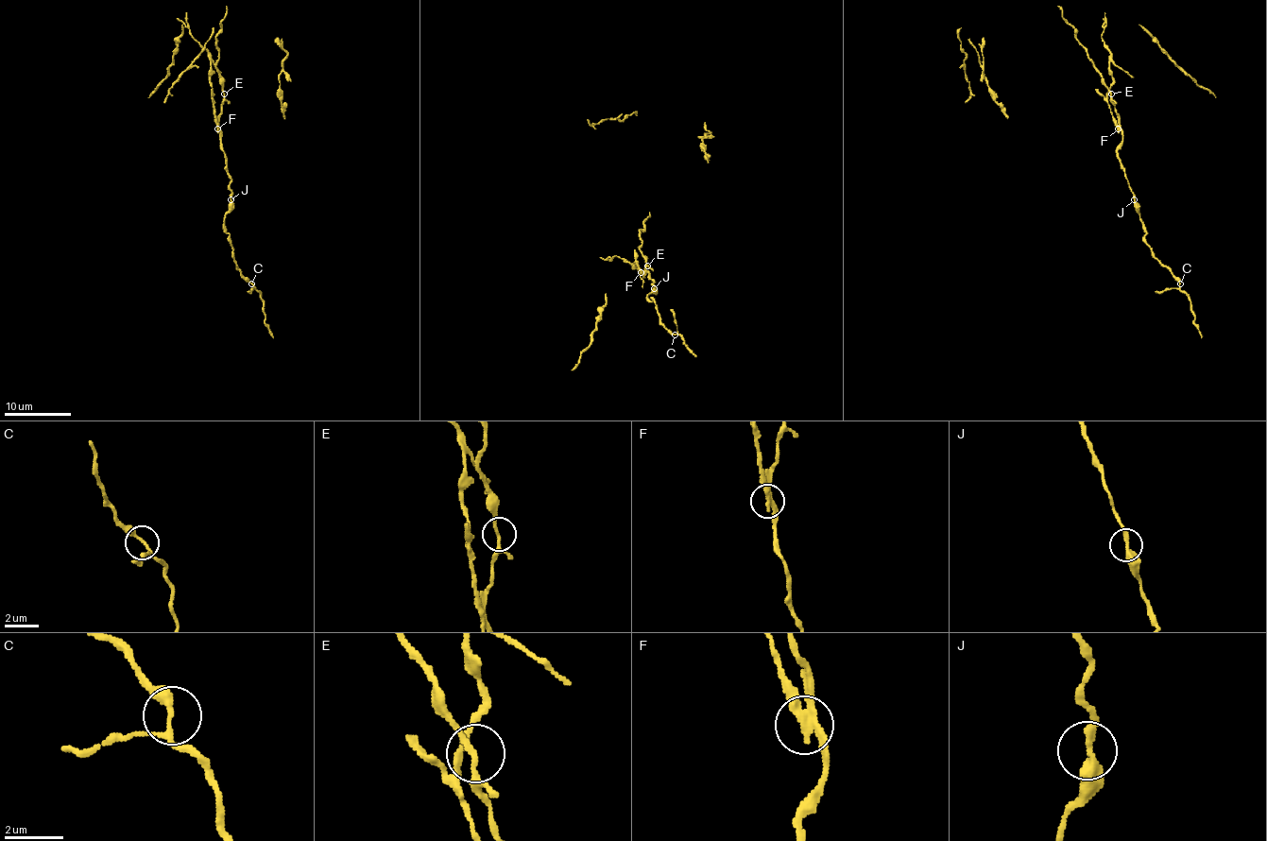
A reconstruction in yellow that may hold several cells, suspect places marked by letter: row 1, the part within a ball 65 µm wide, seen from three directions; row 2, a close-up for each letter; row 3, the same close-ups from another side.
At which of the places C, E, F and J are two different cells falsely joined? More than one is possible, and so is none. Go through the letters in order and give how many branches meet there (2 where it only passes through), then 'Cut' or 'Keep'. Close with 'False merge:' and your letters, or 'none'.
C: Branches: 3. Keep
E: Branches: 3. Keep
F: Branches: 2. Cut
J: Branches: 2. Keep
False merge: F

